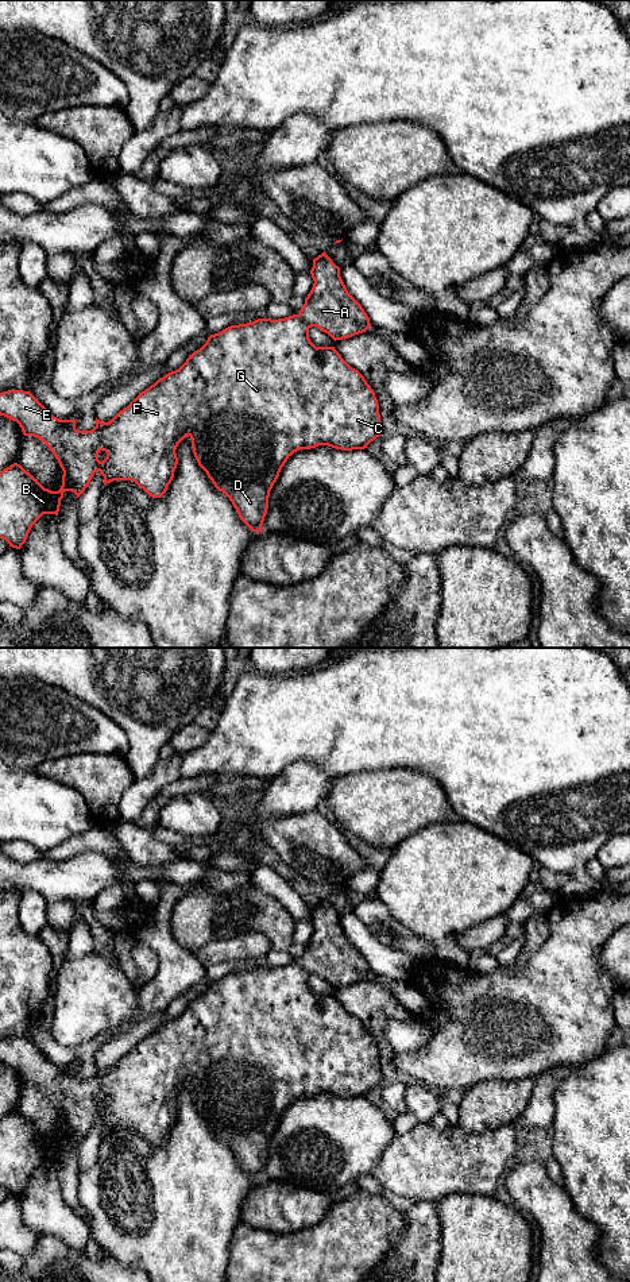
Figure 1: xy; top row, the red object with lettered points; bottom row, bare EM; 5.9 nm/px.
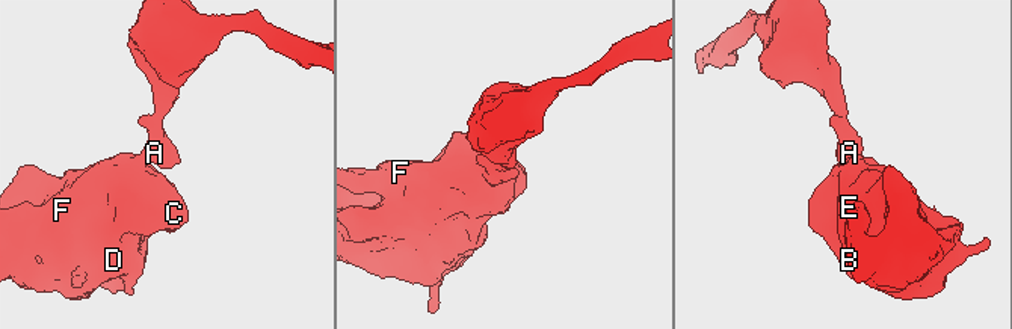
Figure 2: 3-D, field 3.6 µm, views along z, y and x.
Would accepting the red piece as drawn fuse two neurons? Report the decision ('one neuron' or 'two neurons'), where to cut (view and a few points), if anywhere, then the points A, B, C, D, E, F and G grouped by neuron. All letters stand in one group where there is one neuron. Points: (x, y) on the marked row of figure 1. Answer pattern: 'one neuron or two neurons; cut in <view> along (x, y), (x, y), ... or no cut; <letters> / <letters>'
one neuron; no cut; A B C D E F G

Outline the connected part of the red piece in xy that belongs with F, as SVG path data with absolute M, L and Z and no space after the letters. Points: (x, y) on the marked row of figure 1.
M325 251L313 259L310 274L314 283L298 314L278 320L258 318L210 335L206 343L189 355L178 370L159 378L109 422L96 418L96 426L92 430L77 430L76 420L54 417L30 391L0 393L0 416L16 421L24 436L42 440L63 471L62 486L58 491L45 489L18 463L0 471L0 538L9 547L20 549L32 525L43 514L58 515L63 493L73 491L78 498L96 471L104 476L104 484L113 480L132 480L150 497L161 498L174 478L178 464L175 449L186 436L192 439L198 466L214 487L229 498L240 520L252 532L259 533L267 514L270 491L294 452L318 445L343 451L367 448L383 432L375 393L364 377L352 368L335 347L316 347L309 339L309 329L317 327L336 341L366 332L371 327L370 318L348 293L340 277L340 267Z

